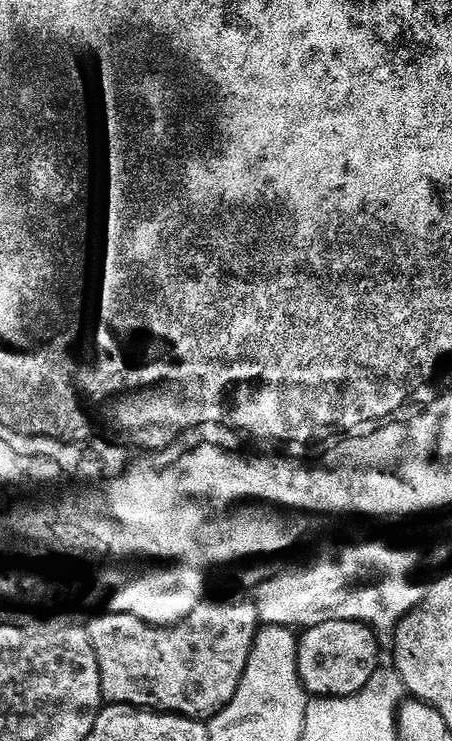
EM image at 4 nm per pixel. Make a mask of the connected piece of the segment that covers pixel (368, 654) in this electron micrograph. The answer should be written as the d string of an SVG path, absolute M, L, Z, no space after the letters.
M354 620L322 622L299 637L298 666L304 691L312 698L346 698L358 694L381 667L377 633Z

